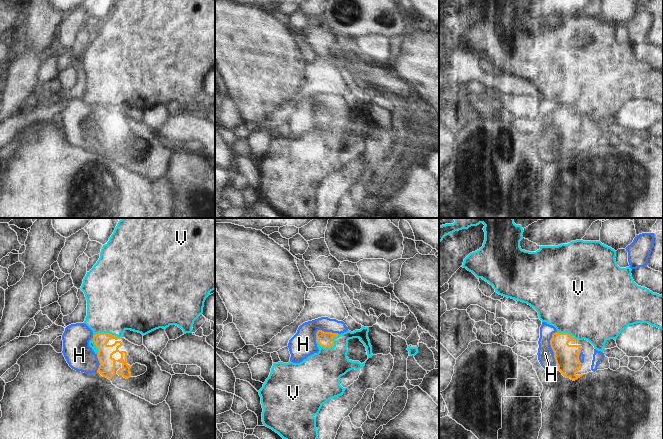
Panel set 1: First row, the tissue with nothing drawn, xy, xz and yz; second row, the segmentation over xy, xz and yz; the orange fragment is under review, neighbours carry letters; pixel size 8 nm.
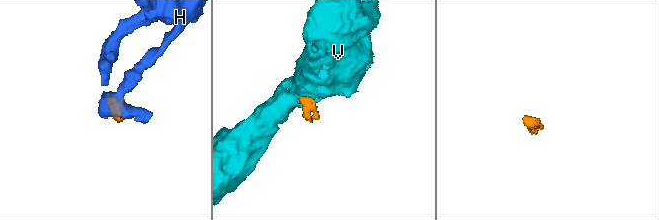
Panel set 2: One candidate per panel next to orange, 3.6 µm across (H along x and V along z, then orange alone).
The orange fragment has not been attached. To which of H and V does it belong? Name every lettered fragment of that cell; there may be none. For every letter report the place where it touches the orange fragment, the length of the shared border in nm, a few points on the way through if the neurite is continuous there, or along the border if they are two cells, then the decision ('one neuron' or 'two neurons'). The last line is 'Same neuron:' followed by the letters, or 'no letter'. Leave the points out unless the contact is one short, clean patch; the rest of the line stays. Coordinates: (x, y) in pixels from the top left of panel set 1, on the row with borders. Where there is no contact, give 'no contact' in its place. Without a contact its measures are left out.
H: meets orange in yz at (551, 347); contact 260 nm long; one neuron
V: meets orange in xz at (331, 346); contact 200 nm long; border along xz (339, 334), (333, 338), (332, 346), (322, 347), (316, 342); two neurons
Same neuron: H

